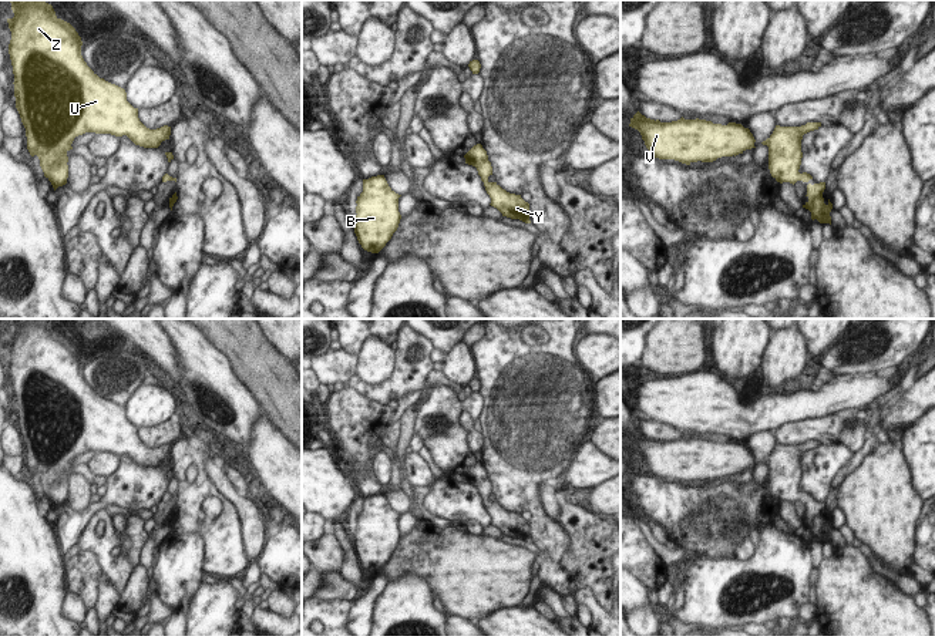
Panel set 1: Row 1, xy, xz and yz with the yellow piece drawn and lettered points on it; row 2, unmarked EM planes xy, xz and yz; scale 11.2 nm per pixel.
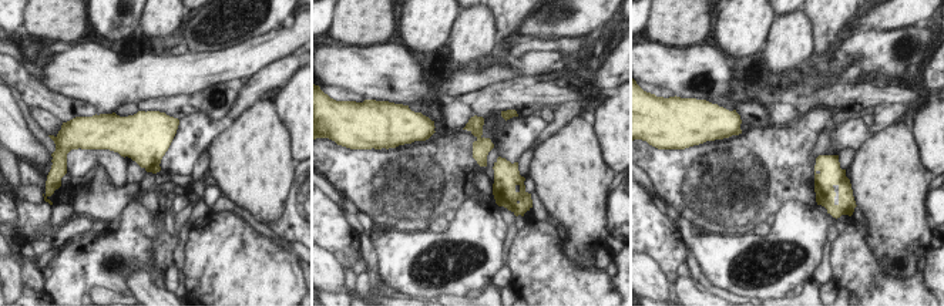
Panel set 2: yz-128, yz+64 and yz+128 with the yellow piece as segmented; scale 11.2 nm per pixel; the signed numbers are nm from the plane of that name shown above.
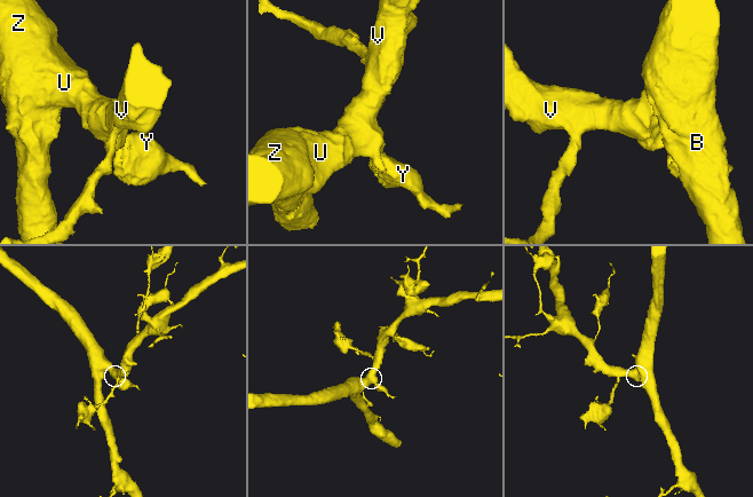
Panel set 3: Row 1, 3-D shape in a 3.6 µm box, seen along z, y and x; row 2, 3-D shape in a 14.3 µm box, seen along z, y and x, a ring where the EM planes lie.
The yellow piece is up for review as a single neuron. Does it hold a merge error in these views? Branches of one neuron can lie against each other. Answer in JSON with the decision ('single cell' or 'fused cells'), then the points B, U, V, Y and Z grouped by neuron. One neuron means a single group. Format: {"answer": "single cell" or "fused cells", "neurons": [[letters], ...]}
{"answer": "single cell", "neurons": [["B", "U", "V", "Y", "Z"]]}

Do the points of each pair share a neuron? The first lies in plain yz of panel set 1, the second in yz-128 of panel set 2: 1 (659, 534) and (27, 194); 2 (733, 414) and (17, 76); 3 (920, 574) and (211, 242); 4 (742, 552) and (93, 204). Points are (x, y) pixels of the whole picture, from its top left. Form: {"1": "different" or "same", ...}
{"1": "same", "2": "different", "3": "different", "4": "same"}

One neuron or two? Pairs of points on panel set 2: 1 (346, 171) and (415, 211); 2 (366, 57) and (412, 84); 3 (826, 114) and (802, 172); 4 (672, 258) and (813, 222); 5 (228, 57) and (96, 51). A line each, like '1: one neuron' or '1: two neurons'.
1: one neuron
2: one neuron
3: one neuron
4: two neurons
5: one neuron

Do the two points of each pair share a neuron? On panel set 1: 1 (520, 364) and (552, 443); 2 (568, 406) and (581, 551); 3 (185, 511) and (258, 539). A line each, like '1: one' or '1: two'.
1: one
2: two
3: two

